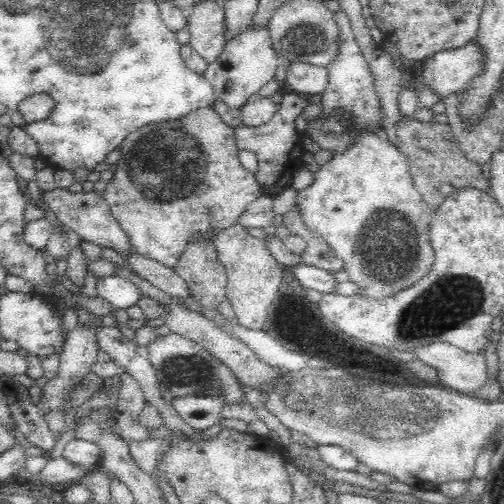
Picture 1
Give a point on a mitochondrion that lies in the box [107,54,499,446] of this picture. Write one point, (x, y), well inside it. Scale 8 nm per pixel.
(382, 254)

